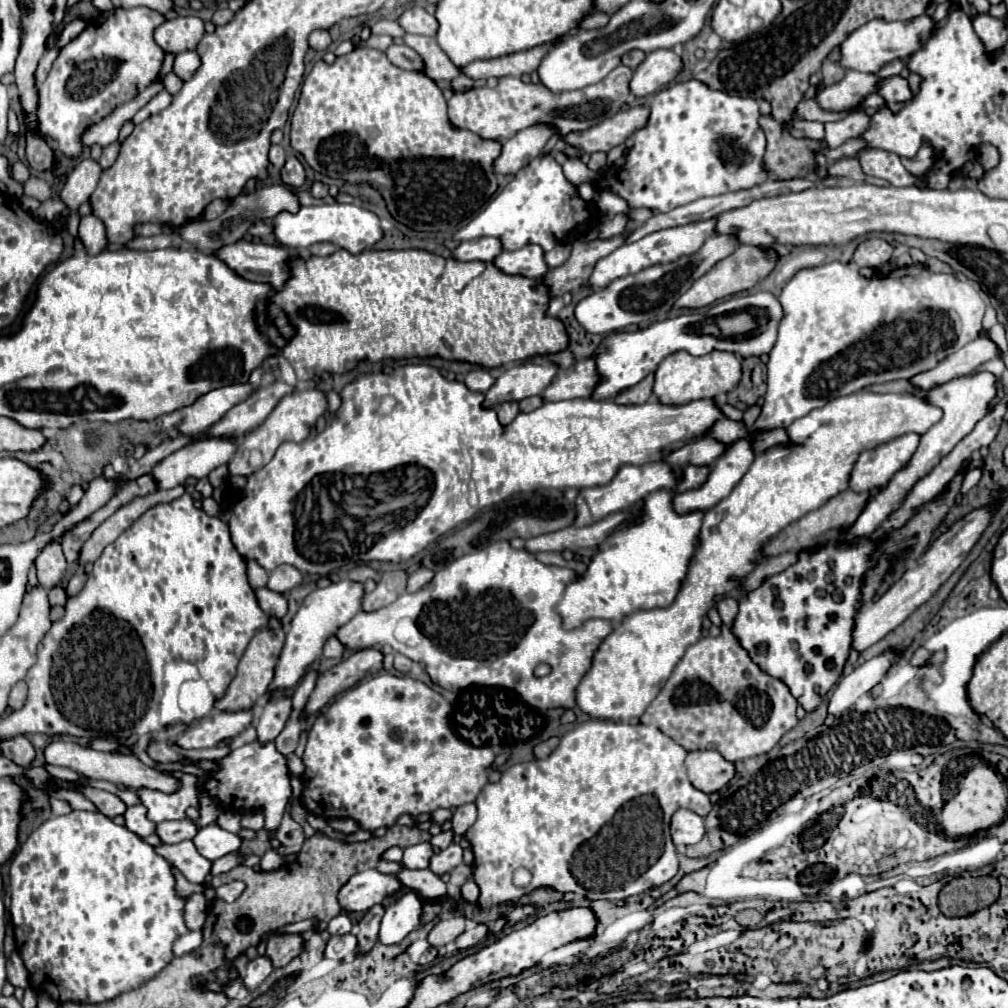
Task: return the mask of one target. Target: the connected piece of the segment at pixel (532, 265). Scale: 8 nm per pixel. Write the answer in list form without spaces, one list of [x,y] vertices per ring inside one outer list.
[[[529,244],[513,252],[507,252],[507,250],[501,252],[495,258],[495,266],[507,274],[521,274],[527,278],[541,278],[549,270],[545,262],[545,252],[537,244]]]

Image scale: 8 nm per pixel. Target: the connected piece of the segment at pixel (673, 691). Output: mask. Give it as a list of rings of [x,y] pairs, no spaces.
[[[723,628],[717,638],[701,638],[693,644],[679,664],[673,668],[673,674],[661,688],[659,696],[645,710],[641,722],[655,724],[663,734],[685,750],[717,750],[725,760],[737,762],[751,756],[761,756],[771,752],[771,748],[797,724],[797,700],[789,694],[789,688],[783,682],[769,674],[761,674],[757,664],[737,646],[737,638]]]

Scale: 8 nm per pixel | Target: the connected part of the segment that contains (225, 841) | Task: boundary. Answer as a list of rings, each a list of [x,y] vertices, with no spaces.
[[[209,824],[197,832],[193,844],[201,856],[205,856],[207,860],[217,860],[229,852],[239,850],[241,838],[237,834],[219,828],[217,824]]]

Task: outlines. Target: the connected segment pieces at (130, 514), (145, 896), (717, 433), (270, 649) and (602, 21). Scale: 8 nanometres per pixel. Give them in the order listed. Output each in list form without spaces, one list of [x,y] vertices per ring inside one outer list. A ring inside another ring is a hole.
[[[177,486],[173,490],[157,490],[157,492],[151,492],[147,496],[137,496],[133,498],[133,502],[121,506],[121,510],[117,510],[113,516],[109,516],[89,538],[89,542],[85,542],[83,550],[81,550],[81,556],[79,556],[79,562],[81,564],[89,564],[89,562],[95,562],[103,548],[107,544],[111,544],[121,532],[125,532],[139,516],[143,516],[149,508],[157,506],[157,504],[163,504],[163,502],[171,502],[175,498],[179,498],[181,494],[185,492],[185,486]]]
[[[73,810],[67,816],[53,816],[45,820],[29,838],[27,842],[21,845],[15,858],[11,860],[9,871],[9,892],[11,893],[11,904],[9,906],[9,915],[13,922],[15,944],[17,952],[23,958],[23,964],[29,972],[29,986],[37,994],[47,994],[51,1000],[57,1004],[65,1002],[77,1002],[77,1004],[103,1004],[113,1000],[115,996],[135,990],[147,980],[155,978],[173,958],[173,942],[189,932],[183,920],[185,912],[185,898],[177,896],[175,890],[175,876],[173,876],[173,866],[155,852],[151,844],[147,844],[141,836],[135,832],[127,830],[125,826],[115,824],[111,818],[103,816],[101,812],[85,812],[85,810]]]
[[[721,416],[715,422],[715,426],[709,430],[709,436],[727,444],[727,446],[731,446],[733,442],[737,442],[737,438],[745,438],[745,430],[747,428],[745,428],[743,422],[733,422],[733,420]]]
[[[261,630],[261,632],[257,632],[253,636],[253,640],[249,642],[249,646],[247,646],[247,650],[245,650],[245,654],[237,666],[235,678],[231,680],[225,696],[215,702],[215,708],[225,710],[225,712],[241,712],[241,710],[251,708],[255,704],[255,700],[267,692],[267,686],[273,680],[273,670],[275,670],[277,658],[281,654],[283,642],[285,642],[283,630]]]
[[[597,10],[597,12],[589,14],[589,16],[585,16],[583,22],[581,22],[581,26],[587,28],[587,30],[593,30],[593,28],[601,28],[601,26],[605,26],[607,22],[609,22],[609,14]]]

